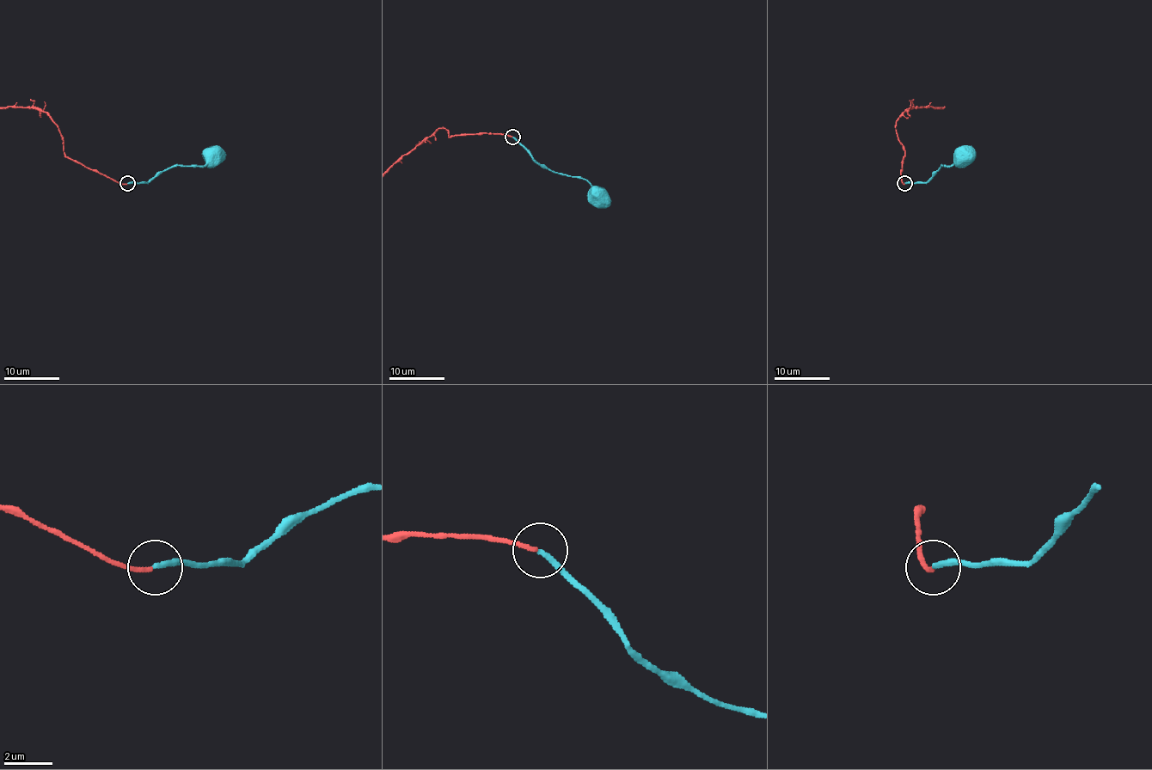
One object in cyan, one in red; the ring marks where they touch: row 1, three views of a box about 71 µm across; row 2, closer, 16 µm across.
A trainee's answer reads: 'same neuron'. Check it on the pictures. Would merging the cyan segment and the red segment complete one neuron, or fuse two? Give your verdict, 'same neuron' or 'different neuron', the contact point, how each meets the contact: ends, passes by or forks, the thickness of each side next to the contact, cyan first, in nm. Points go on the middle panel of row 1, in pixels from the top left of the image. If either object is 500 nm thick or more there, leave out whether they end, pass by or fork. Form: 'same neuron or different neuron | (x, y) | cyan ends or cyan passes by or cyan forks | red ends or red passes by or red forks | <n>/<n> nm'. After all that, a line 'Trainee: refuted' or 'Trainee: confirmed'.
different neuron | (512, 137) | cyan ends | red ends | 220/180 nm
Trainee: refuted

